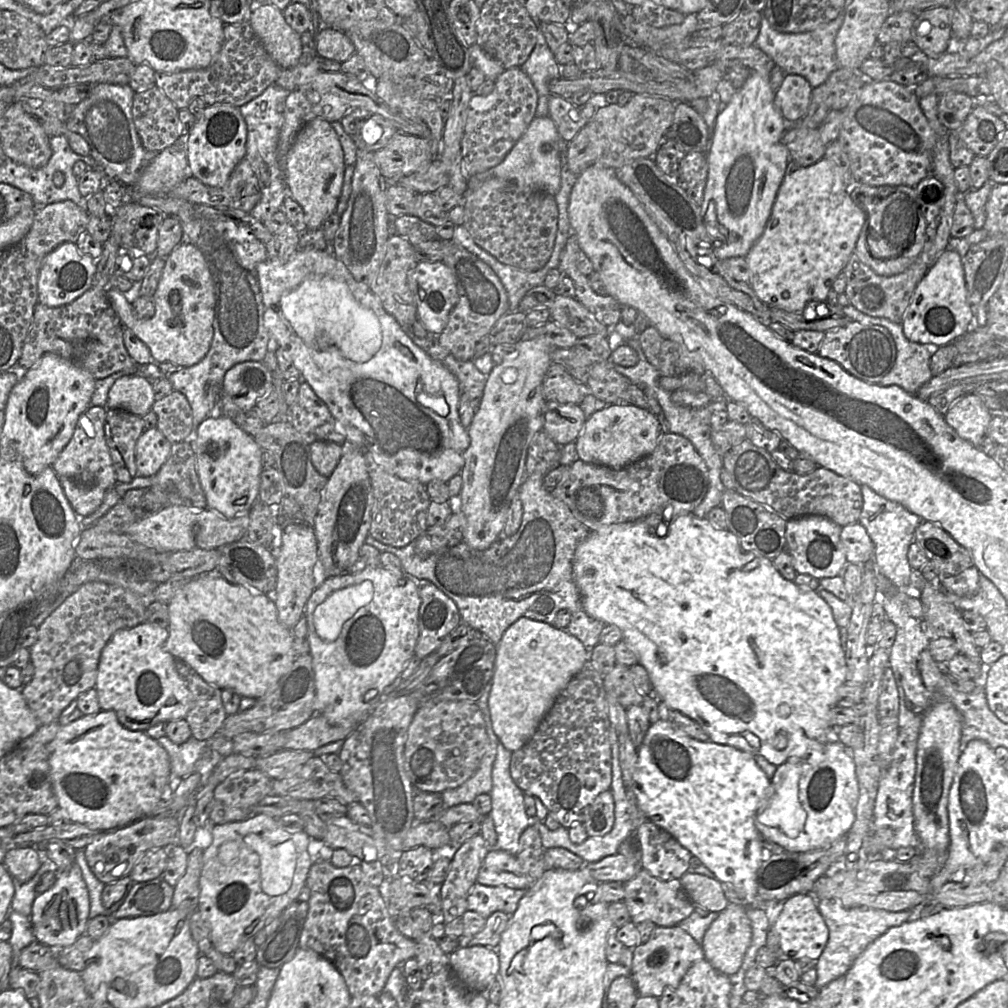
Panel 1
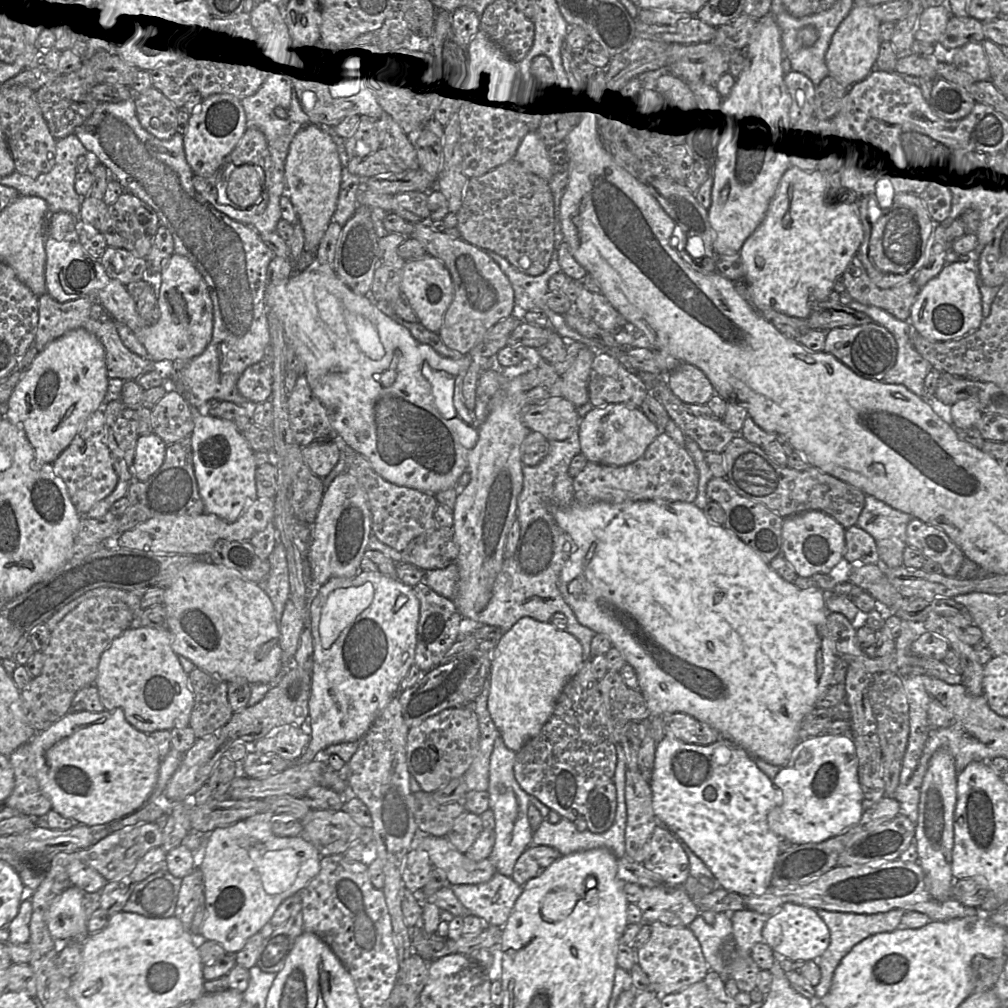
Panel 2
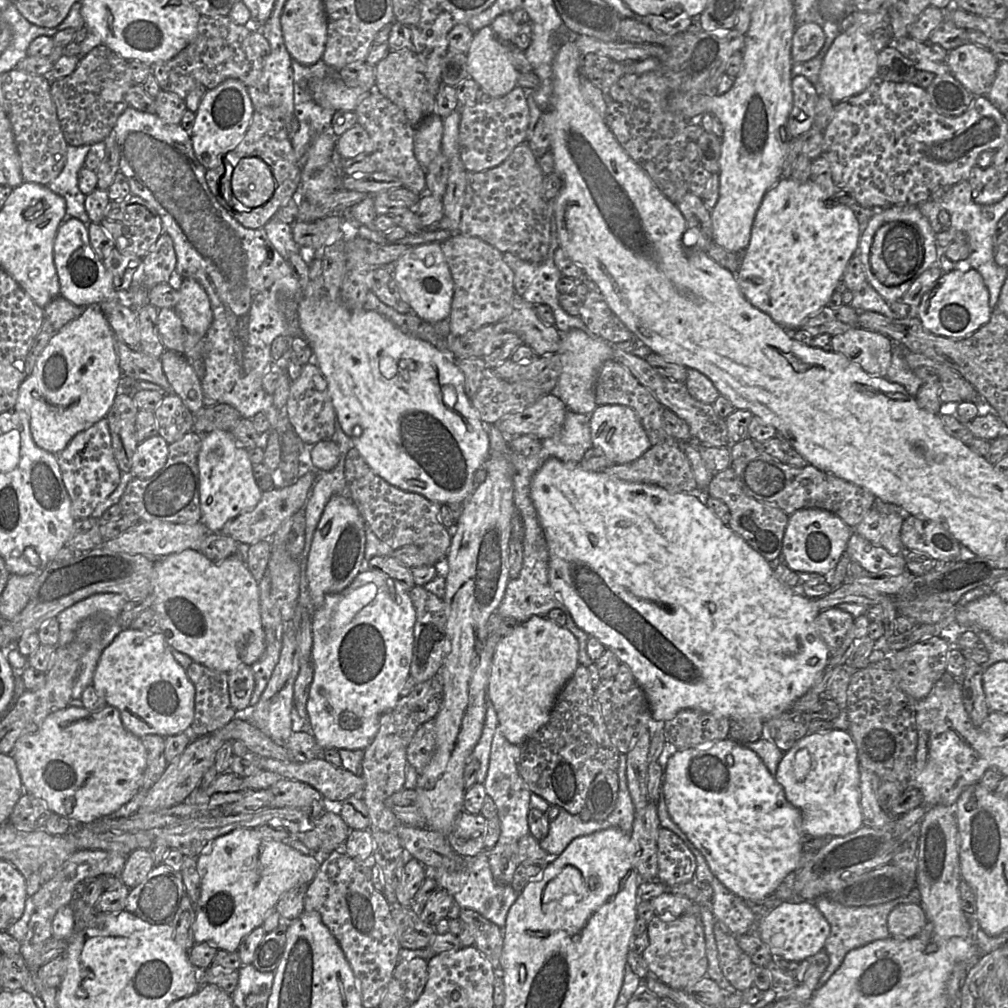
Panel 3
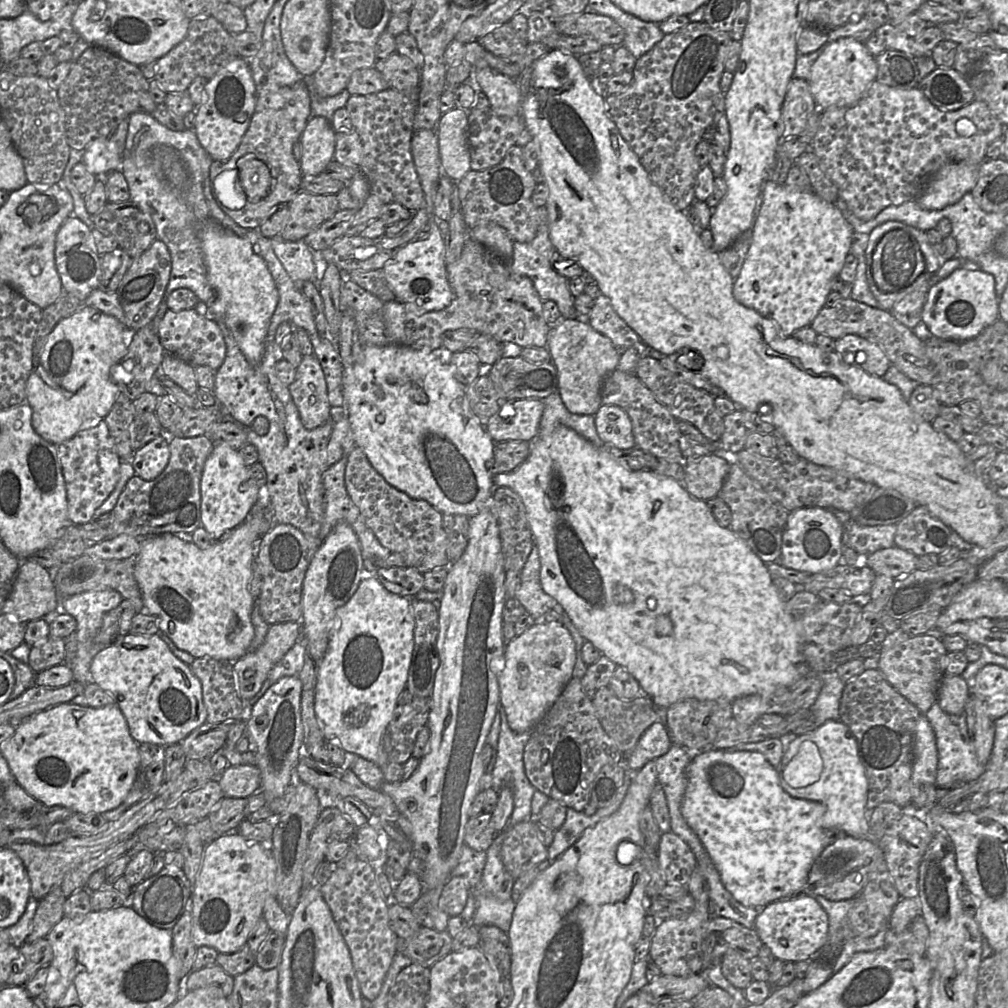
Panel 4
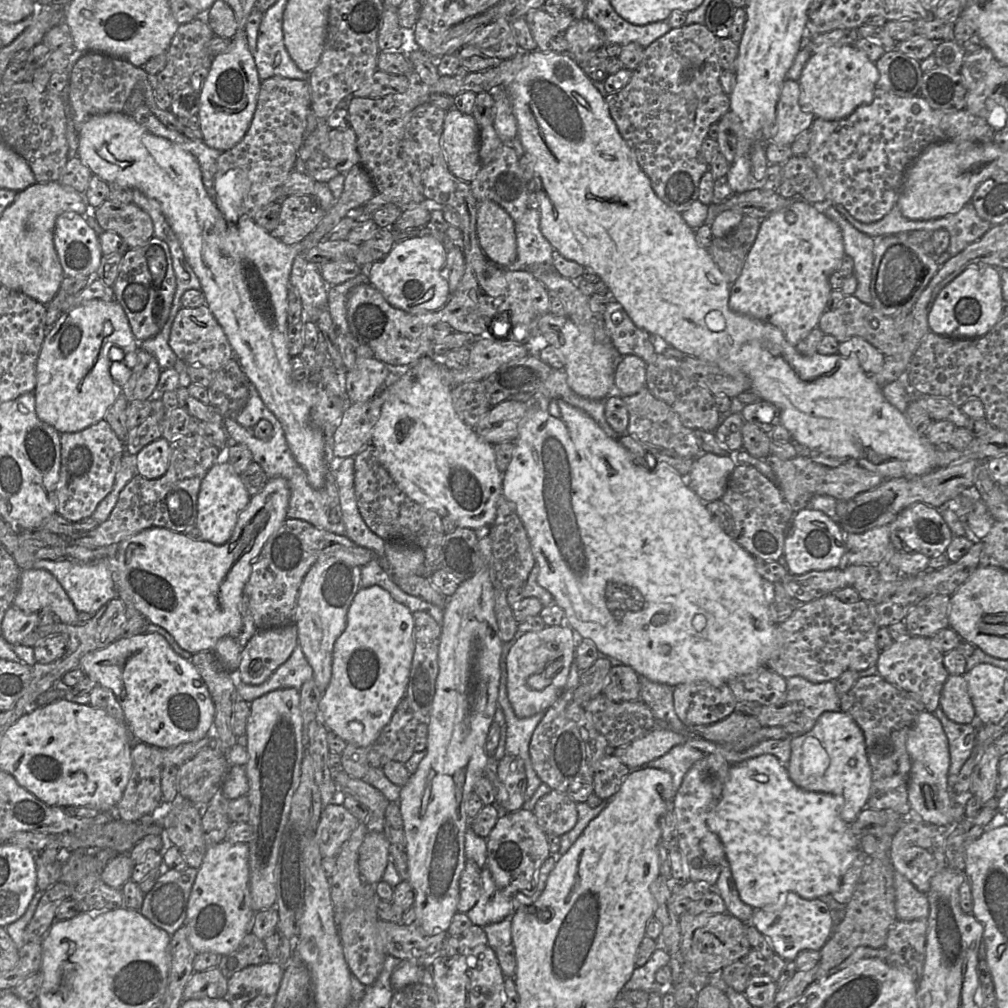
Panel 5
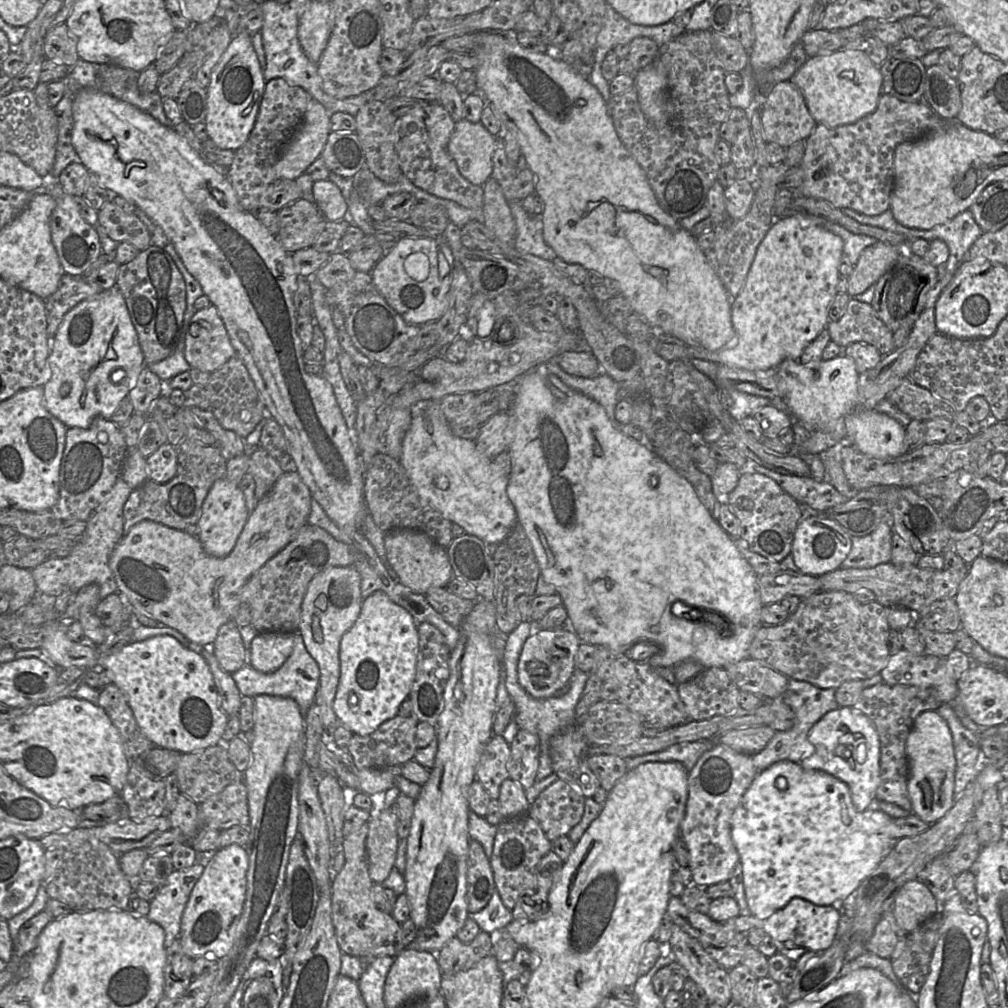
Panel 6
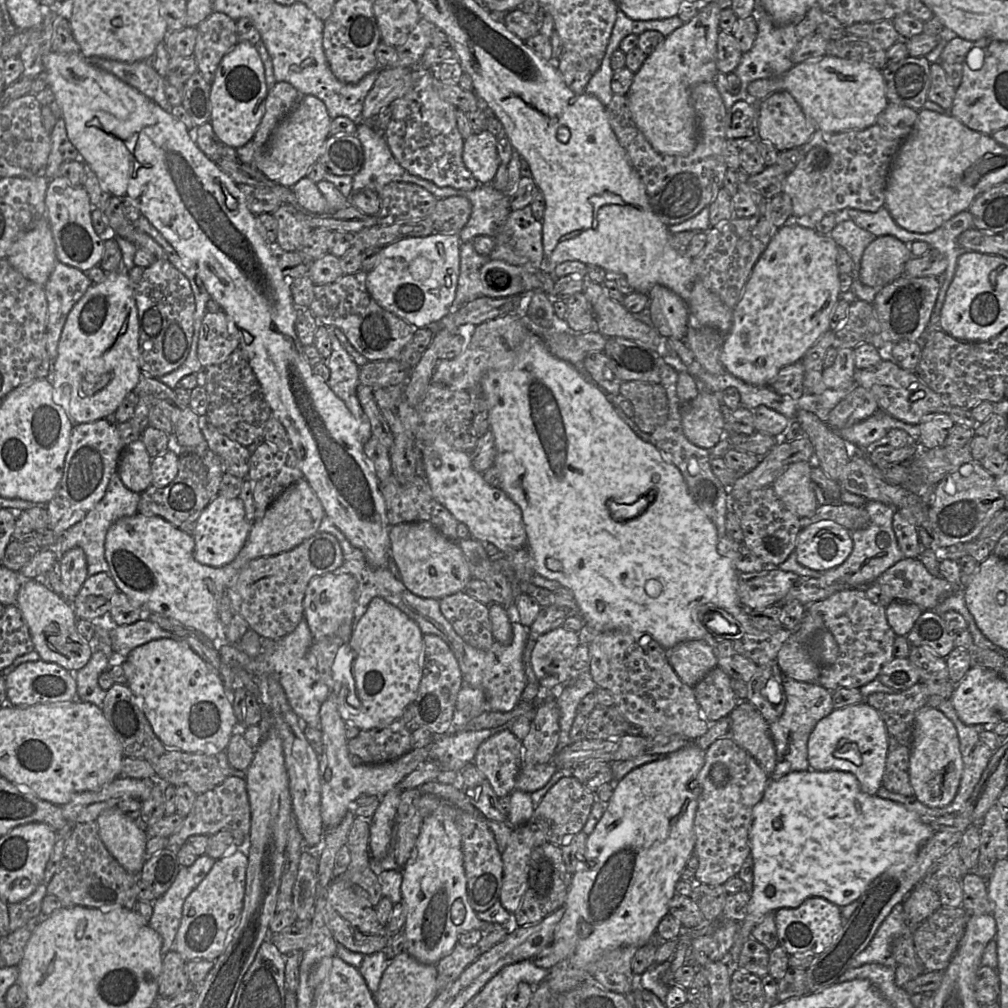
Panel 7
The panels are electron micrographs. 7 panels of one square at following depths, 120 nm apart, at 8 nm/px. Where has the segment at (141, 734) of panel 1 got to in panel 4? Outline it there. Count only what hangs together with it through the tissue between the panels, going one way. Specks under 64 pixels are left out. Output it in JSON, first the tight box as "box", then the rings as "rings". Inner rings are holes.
{"box":[2,703,140,813],"rings":[[[59,703],[22,720],[12,737],[2,743],[3,756],[15,781],[44,806],[63,806],[74,813],[104,813],[123,803],[136,779],[140,765],[139,744],[129,732],[116,703],[94,708]]]}

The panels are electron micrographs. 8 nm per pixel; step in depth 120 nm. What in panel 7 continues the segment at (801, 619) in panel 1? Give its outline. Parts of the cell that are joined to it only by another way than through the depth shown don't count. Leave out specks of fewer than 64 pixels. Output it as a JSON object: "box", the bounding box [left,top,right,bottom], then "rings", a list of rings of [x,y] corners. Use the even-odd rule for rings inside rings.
{"box":[479,332,742,650],"rings":[[[530,332],[526,335],[523,339],[521,344],[518,347],[516,361],[514,364],[507,369],[500,369],[500,370],[491,370],[488,371],[481,379],[479,385],[481,386],[484,399],[487,402],[488,410],[489,410],[489,422],[490,422],[490,430],[494,435],[495,439],[495,447],[496,447],[496,457],[494,461],[494,466],[498,469],[499,478],[500,478],[500,488],[506,492],[509,498],[520,507],[522,511],[523,522],[526,529],[527,534],[527,545],[532,550],[532,556],[534,561],[534,571],[535,574],[540,575],[548,580],[554,580],[561,584],[562,587],[570,589],[575,597],[576,604],[577,604],[577,615],[579,615],[583,620],[583,627],[581,631],[578,633],[580,643],[581,644],[590,644],[593,638],[604,631],[611,631],[611,630],[621,630],[624,632],[629,632],[637,641],[643,635],[650,635],[652,639],[654,639],[662,648],[665,650],[671,649],[678,643],[689,641],[689,640],[703,640],[709,645],[713,646],[714,648],[717,645],[717,641],[715,640],[715,634],[711,634],[706,627],[701,622],[701,614],[712,610],[718,610],[719,612],[728,612],[729,609],[735,609],[737,606],[742,606],[738,599],[737,594],[737,581],[738,581],[738,572],[735,569],[733,562],[726,558],[725,556],[721,555],[718,552],[717,543],[718,543],[718,535],[716,526],[713,522],[707,517],[707,515],[703,512],[703,510],[697,505],[694,499],[688,492],[688,488],[686,482],[679,471],[679,469],[667,460],[664,455],[652,444],[649,442],[645,442],[641,440],[633,431],[632,429],[618,416],[616,413],[615,406],[609,396],[602,390],[595,382],[588,382],[586,381],[577,369],[569,362],[562,360],[555,355],[553,355],[548,347],[546,346],[545,342],[542,338],[538,335]],[[640,498],[644,498],[643,502],[638,505],[637,507],[631,509],[630,511],[617,511],[619,515],[626,515],[625,520],[619,520],[615,518],[609,508],[609,502],[615,501],[619,504],[626,504],[626,505],[634,505],[637,500]]]}

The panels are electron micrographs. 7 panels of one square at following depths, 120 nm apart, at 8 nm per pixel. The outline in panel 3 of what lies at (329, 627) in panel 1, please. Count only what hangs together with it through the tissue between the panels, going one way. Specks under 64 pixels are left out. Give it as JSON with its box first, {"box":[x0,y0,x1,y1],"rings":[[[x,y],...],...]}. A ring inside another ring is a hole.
{"box":[330,584,376,634],"rings":[[[365,584],[346,595],[336,606],[330,620],[331,634],[348,624],[376,596],[376,585]]]}

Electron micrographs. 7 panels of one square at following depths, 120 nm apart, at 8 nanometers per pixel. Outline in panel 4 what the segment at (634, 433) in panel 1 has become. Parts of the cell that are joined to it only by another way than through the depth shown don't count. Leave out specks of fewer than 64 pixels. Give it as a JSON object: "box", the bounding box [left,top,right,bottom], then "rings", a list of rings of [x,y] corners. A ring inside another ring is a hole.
{"box":[594,404,636,450],"rings":[[[602,404],[594,417],[602,441],[622,450],[636,446],[631,420],[621,407]]]}

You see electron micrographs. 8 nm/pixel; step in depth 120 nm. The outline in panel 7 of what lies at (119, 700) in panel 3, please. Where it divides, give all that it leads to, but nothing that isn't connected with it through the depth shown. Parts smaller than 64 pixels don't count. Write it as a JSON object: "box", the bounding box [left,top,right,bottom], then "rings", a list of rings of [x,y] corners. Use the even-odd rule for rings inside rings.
{"box":[16,579,236,754],"rings":[[[30,579],[20,586],[16,605],[23,615],[35,650],[41,659],[54,662],[73,673],[88,663],[95,644],[91,645],[78,633],[76,628],[78,619],[71,602],[63,599],[40,581]],[[152,640],[133,649],[126,661],[133,665],[133,675],[126,685],[140,702],[154,734],[166,747],[203,754],[226,749],[236,724],[232,694],[226,693],[216,671],[186,641]]]}

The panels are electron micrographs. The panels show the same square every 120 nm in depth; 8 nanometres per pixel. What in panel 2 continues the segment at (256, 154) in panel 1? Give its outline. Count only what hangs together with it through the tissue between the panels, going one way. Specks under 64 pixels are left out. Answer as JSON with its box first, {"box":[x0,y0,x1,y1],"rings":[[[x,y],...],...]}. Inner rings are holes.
{"box":[240,63,311,233],"rings":[[[278,63],[275,66],[267,76],[262,87],[254,95],[248,96],[240,101],[246,113],[248,128],[256,128],[264,134],[270,153],[269,162],[265,163],[263,168],[265,188],[268,189],[268,204],[263,214],[253,223],[253,228],[258,233],[276,232],[277,223],[282,219],[280,198],[286,188],[285,162],[290,144],[300,129],[311,124],[310,117],[301,103],[295,79],[289,68],[283,63]],[[276,107],[286,109],[287,117],[278,117],[275,113]]]}

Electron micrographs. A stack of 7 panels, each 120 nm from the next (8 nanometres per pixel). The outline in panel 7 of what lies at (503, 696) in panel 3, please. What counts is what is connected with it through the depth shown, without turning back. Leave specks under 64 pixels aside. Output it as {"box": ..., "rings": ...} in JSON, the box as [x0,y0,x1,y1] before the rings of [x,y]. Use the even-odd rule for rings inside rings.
{"box":[531,627,580,687],"rings":[[[558,627],[541,635],[531,653],[531,666],[540,687],[564,685],[573,675],[574,653],[580,645],[578,633]]]}

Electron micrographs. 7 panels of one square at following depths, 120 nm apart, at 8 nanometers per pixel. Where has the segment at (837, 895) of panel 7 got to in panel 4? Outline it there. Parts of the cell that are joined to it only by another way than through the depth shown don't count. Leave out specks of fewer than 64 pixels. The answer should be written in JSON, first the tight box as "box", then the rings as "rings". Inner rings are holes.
{"box":[681,749,828,908],"rings":[[[711,749],[693,756],[686,769],[687,786],[681,804],[681,813],[696,833],[717,868],[721,881],[732,896],[746,907],[763,908],[767,904],[783,898],[791,898],[806,892],[809,871],[828,845],[827,835],[822,826],[825,806],[820,802],[791,797],[781,786],[778,771],[757,751],[738,749]]]}

